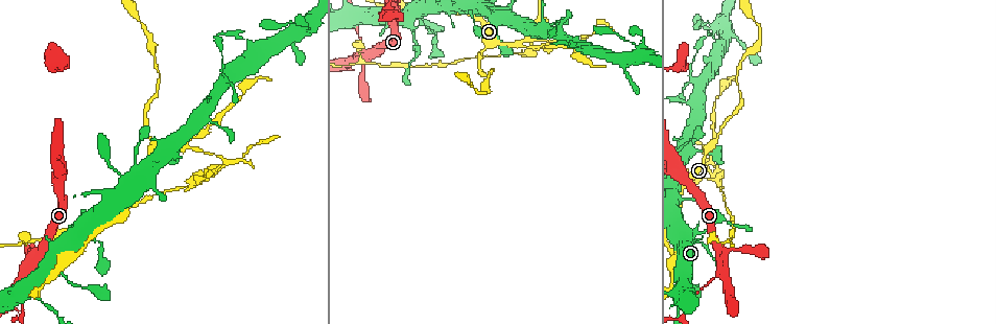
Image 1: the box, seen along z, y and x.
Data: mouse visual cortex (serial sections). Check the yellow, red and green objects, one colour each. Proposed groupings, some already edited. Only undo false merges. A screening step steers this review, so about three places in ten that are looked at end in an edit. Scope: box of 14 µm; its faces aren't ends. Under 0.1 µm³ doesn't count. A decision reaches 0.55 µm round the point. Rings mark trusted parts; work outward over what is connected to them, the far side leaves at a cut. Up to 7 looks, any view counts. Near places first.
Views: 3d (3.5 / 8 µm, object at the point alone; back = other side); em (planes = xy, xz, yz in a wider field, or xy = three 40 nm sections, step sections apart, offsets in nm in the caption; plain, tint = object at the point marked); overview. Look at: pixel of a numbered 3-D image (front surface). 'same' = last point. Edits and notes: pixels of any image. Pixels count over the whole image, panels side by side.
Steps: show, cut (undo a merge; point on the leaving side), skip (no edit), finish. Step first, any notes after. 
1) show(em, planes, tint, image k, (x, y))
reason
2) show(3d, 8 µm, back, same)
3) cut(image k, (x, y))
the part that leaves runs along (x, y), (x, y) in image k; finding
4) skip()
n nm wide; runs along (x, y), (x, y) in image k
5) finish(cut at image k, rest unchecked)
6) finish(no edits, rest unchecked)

show(3d, 3.5 µm, image 1, (712, 278))
calibre changes

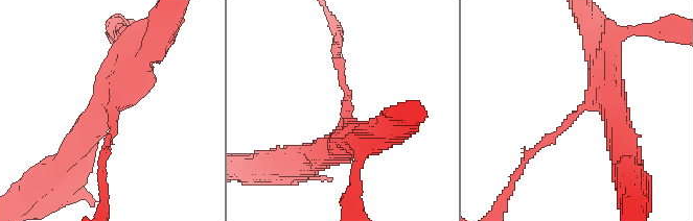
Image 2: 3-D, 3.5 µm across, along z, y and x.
show(em, xy, step 3, tint, image 2, (573, 114))

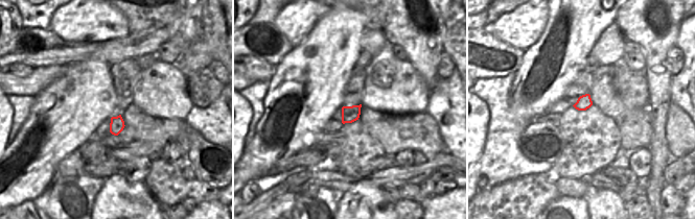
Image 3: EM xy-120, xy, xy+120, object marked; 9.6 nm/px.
skip()
runs along (604, 65), (602, 91), (525, 161) in image 2; one cell here

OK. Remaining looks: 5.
show(3d, 8 µm, image 1, (19, 314))
a narrow waist

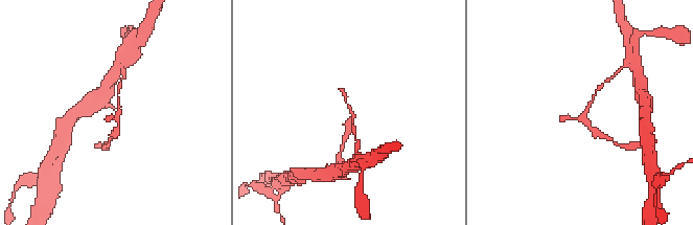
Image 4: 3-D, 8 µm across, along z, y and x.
show(em, xy, step 5, tint, image 4, (584, 114))
3 arms; arms of 150, 200, 200 nm; need the tissue

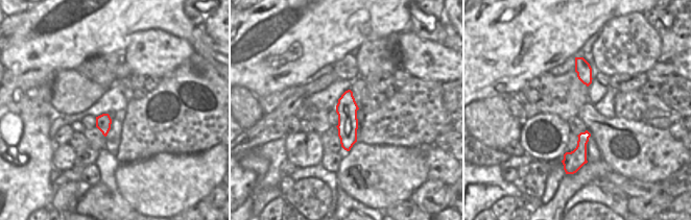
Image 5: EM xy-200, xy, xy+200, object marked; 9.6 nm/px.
skip()
runs along (349, 93), (348, 147) in image 5; one cell here

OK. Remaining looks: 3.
show(3d, 8 µm, image 1, (408, 25))
calibre changes

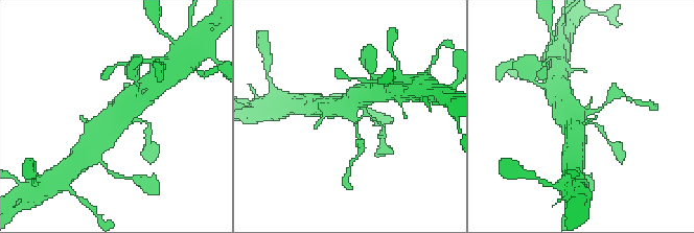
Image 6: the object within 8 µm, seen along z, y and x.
show(em, xy, step 5, tint, image 6, (582, 112))
now the EM

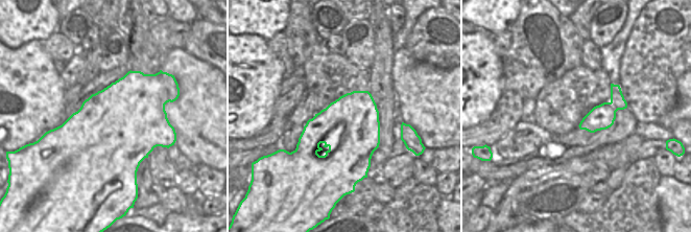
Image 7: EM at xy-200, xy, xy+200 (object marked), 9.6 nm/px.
skip()
runs along (95, 136), (98, 136), (134, 100) in image 6; all the same cell

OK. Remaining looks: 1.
finish(no edits, rest unchecked)

